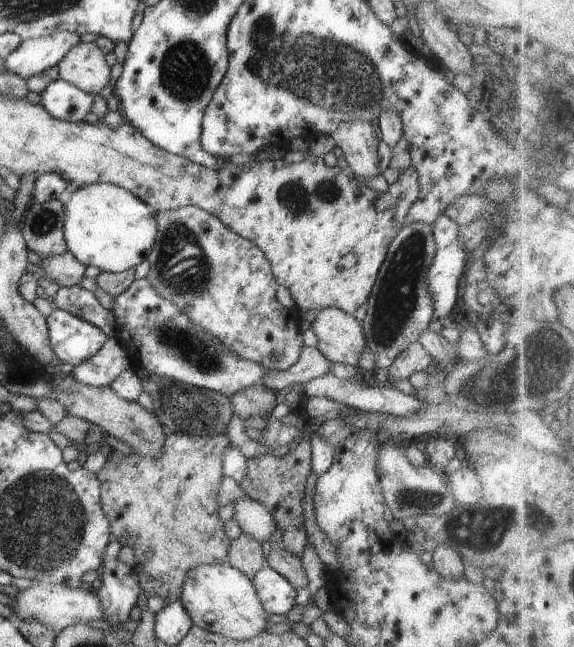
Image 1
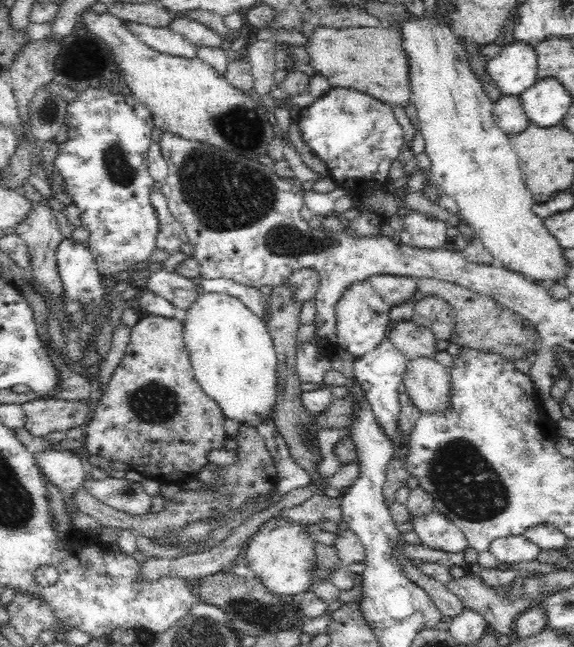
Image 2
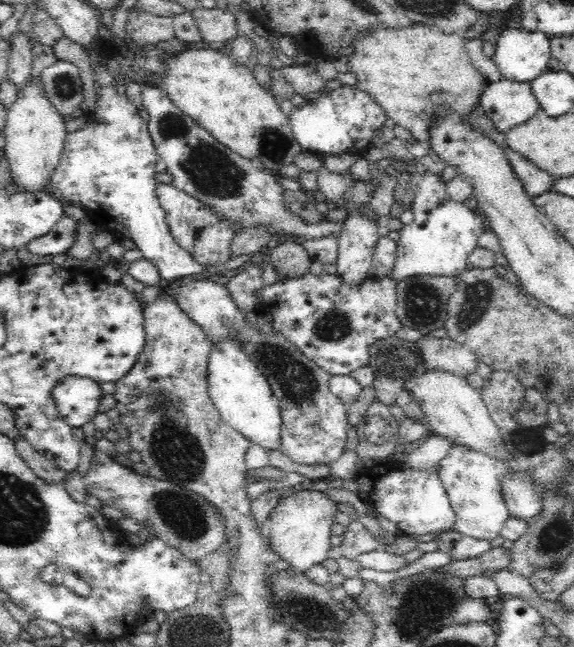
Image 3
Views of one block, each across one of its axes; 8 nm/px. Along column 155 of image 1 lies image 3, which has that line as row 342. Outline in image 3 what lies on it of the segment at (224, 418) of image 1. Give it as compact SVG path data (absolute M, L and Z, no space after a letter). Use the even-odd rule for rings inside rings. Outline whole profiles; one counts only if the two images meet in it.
M394 334L371 346L369 365L375 374L372 387L375 388L376 400L395 404L404 383L425 373L427 368L415 342L399 339Z

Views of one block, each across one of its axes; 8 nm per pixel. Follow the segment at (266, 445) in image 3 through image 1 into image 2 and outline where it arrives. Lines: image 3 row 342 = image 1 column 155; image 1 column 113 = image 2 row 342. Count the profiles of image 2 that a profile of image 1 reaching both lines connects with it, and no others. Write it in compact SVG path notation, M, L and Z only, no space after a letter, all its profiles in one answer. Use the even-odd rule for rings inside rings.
M201 292L182 314L184 342L194 378L208 397L214 399L226 418L256 426L273 414L276 400L277 354L264 319L226 294Z

